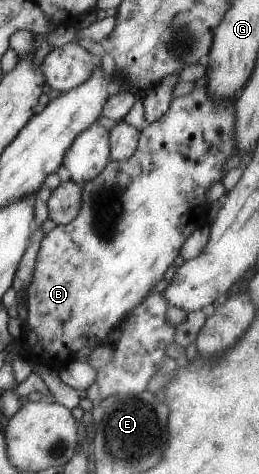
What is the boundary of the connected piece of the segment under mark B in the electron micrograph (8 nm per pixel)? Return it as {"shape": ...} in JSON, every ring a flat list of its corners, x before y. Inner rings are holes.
{"shape":[[205,85,202,89,195,89,187,95,173,98,170,108,161,119,143,126,140,131,138,146,131,157,128,157,126,160,111,159,97,177,82,184,82,200,78,214,73,218,73,221,70,221,68,224,59,224,44,235,37,253,35,274,25,290,28,317,24,323,23,331,19,335,19,341,29,348,30,362,35,361,35,357,47,361,47,355,51,355,53,361,63,361,67,357,67,353,77,355,83,347,89,347,93,351,101,344,111,344,111,342,108,342,109,333,119,327,125,321,128,313,135,309,143,301,143,298,149,295,151,289,158,281,163,279,165,271,174,263,175,258,180,255,179,251,181,251,181,247,183,247,183,243,185,243,189,235,196,229,210,223,206,191,209,185,220,181,224,177,227,172,223,171,223,165,225,165,226,159,235,153,234,129,236,121,234,103,237,97,239,97,239,92,233,100,217,102,209,97]]}

